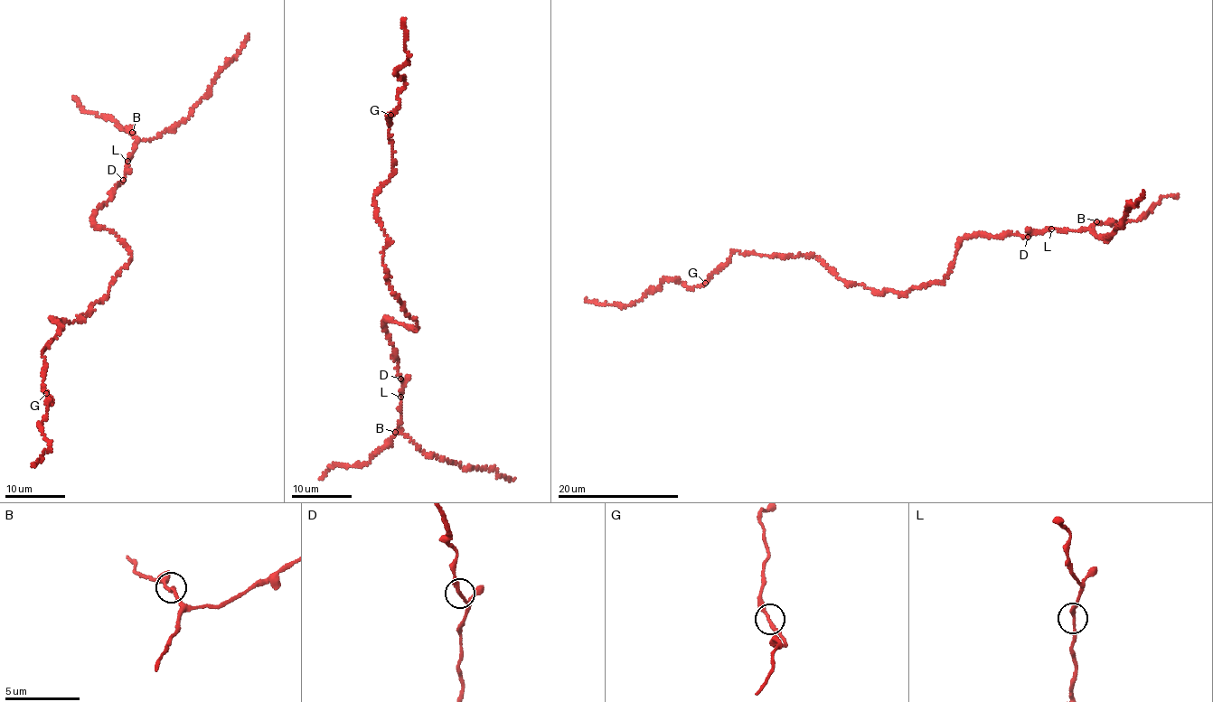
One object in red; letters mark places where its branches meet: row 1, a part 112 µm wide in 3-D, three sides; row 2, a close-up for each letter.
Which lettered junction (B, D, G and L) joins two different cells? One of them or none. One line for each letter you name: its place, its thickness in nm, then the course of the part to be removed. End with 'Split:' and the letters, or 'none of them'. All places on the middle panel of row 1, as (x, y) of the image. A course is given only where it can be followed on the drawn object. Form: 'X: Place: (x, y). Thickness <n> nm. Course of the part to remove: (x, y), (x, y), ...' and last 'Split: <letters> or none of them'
Split: none of them

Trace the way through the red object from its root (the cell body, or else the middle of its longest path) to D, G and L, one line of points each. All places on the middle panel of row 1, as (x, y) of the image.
D: (401, 303), (406, 315), (415, 320), (418, 329), (388, 320), (383, 323), (399, 360), (400, 379)
G: (401, 303), (387, 280), (382, 254), (386, 238), (374, 201), (393, 173), (390, 115)
L: (401, 303), (418, 329), (388, 320), (383, 323), (399, 360), (400, 397)

